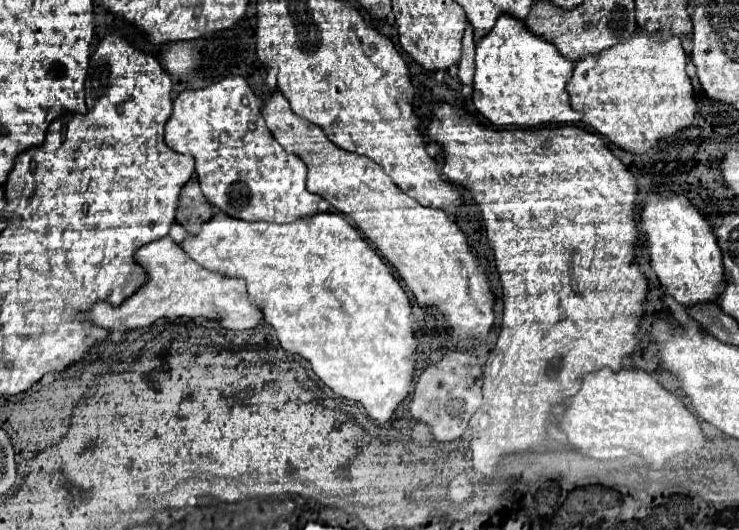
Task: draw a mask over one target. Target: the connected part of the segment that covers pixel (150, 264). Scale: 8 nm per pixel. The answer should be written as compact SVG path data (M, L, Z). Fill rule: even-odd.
M163 237L149 245L143 245L137 251L137 261L149 275L147 285L143 285L135 295L131 295L119 307L113 307L109 303L97 303L93 305L91 313L87 313L93 323L109 329L115 341L119 341L127 331L149 327L159 317L169 317L169 319L203 317L203 319L219 321L223 329L235 329L235 331L255 329L263 321L263 311L249 301L243 279L227 277L201 267L199 263L191 261L191 257L187 257L171 237Z

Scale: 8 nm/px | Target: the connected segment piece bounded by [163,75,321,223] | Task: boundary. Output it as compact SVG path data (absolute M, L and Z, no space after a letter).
M229 75L199 91L179 93L173 103L173 115L165 125L163 139L173 151L195 159L195 171L203 195L213 207L227 213L229 217L243 221L291 223L319 213L321 197L309 193L305 187L305 163L297 155L289 155L271 137L271 131L267 129L261 115L259 99L239 75Z

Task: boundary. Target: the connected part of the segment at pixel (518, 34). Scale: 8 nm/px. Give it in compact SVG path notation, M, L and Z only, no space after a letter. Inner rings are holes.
M501 15L495 27L477 43L473 105L497 127L541 127L547 123L577 123L581 113L571 109L567 83L573 63L563 59L553 43L535 37L523 21Z

